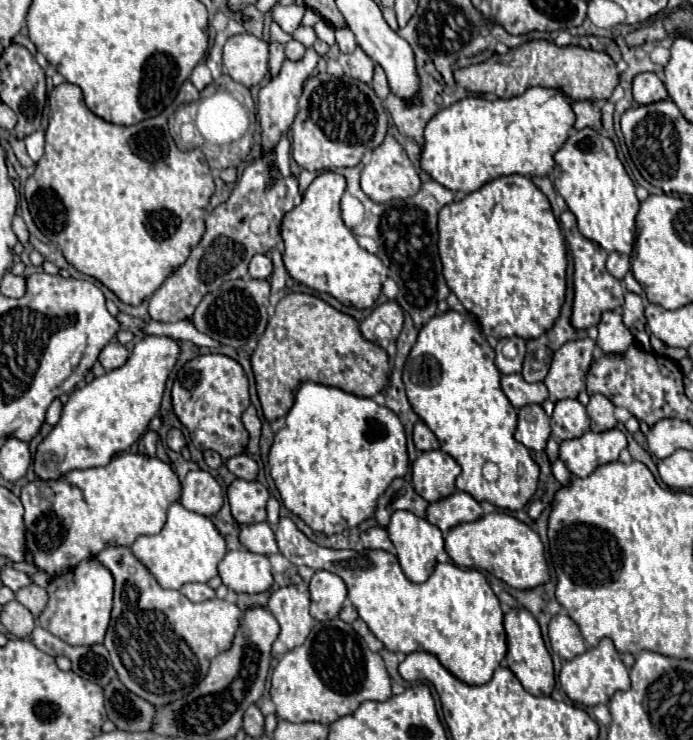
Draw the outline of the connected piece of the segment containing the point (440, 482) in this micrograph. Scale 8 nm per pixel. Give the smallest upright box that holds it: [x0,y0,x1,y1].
[412,451,458,503]

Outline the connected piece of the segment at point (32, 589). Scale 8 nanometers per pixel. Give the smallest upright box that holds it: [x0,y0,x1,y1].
[16,583,48,617]

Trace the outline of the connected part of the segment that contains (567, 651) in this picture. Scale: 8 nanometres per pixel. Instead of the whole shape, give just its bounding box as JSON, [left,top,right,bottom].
[550,611,586,661]

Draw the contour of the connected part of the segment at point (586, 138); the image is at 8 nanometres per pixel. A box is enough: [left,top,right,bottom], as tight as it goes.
[554,129,640,253]

